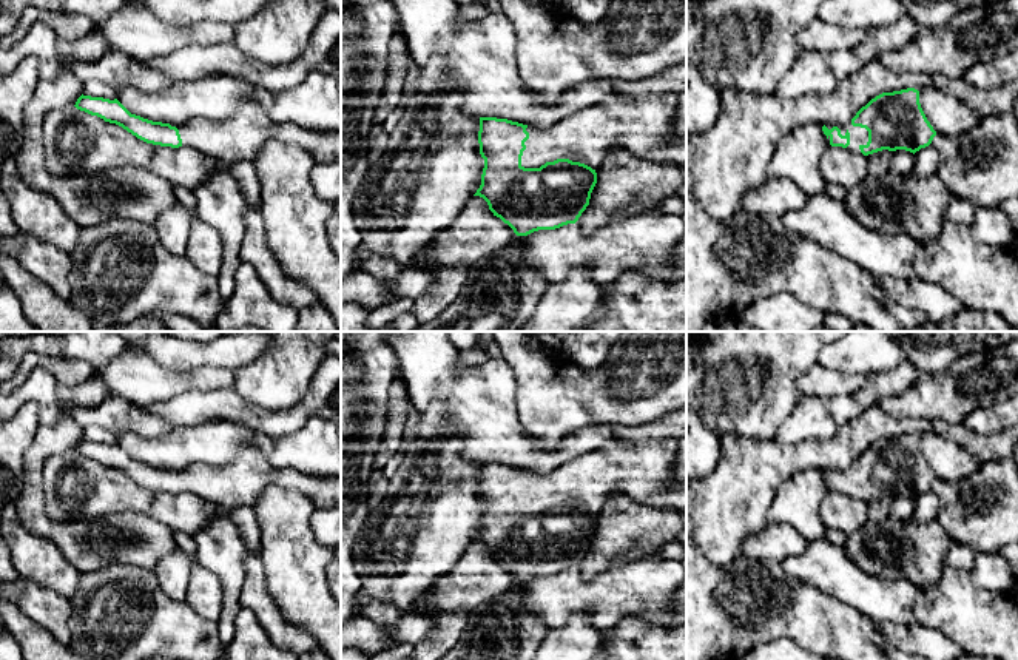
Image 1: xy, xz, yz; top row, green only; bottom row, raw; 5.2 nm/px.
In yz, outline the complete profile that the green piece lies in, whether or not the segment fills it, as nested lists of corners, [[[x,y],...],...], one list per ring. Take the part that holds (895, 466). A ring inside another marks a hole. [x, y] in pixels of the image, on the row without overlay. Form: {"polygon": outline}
{"polygon": [[[915,433],[882,438],[862,452],[851,466],[827,469],[822,476],[828,490],[864,501],[882,495],[905,495],[915,500],[929,492],[936,481]]]}

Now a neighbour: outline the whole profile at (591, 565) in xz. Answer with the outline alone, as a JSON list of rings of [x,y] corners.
[[[614,493],[595,515],[597,529],[589,551],[577,569],[592,578],[634,560],[652,558],[659,549],[677,540],[682,514],[671,507],[654,507]]]

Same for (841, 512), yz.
[[[828,490],[819,514],[827,529],[844,534],[859,530],[870,521],[867,501],[842,492]]]

